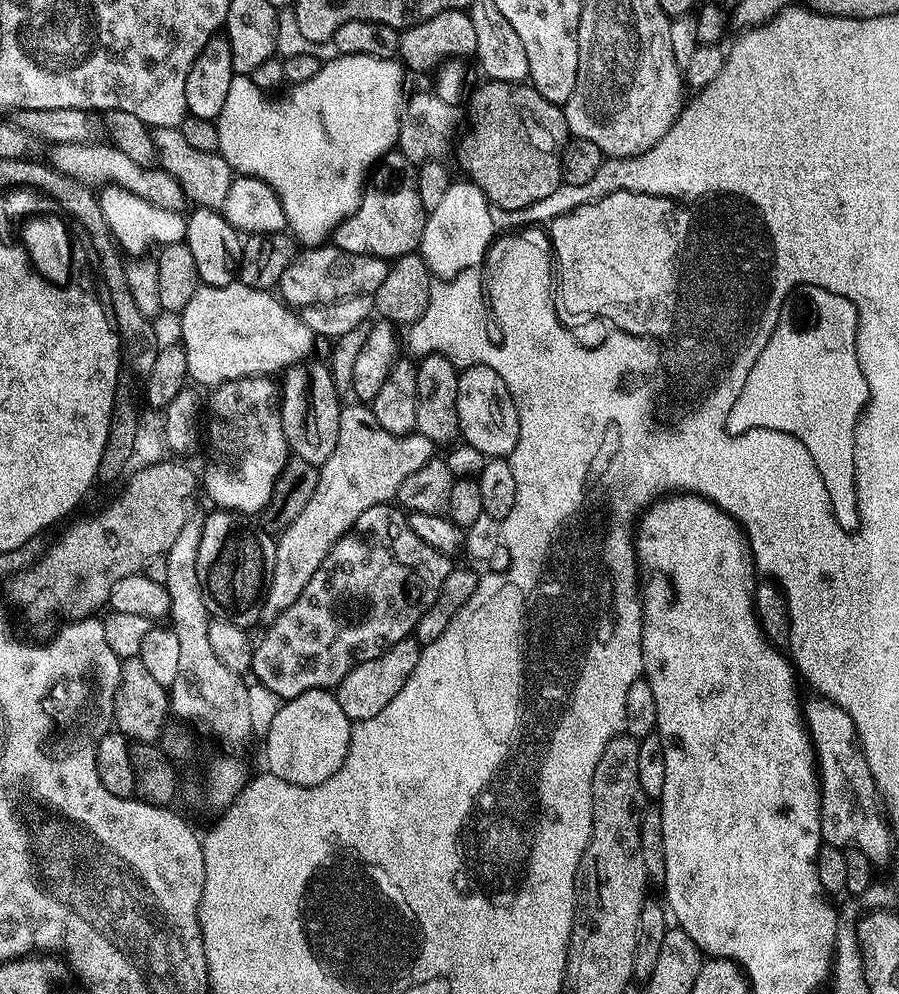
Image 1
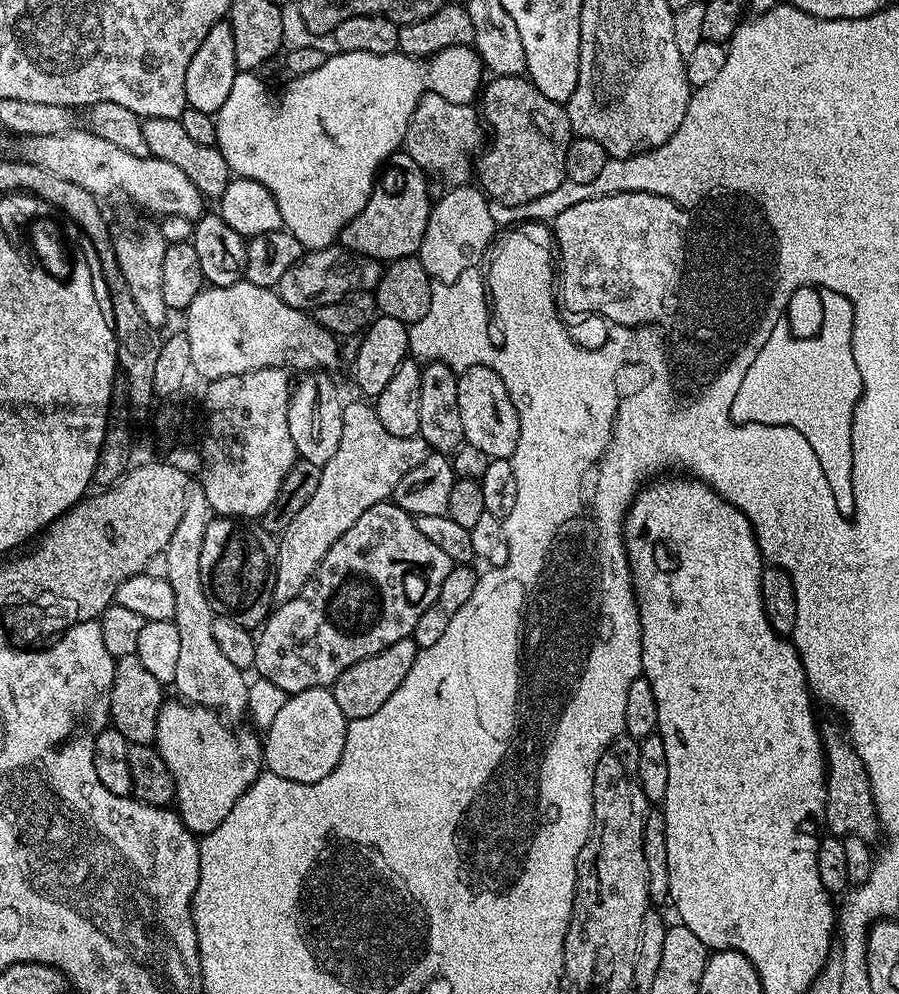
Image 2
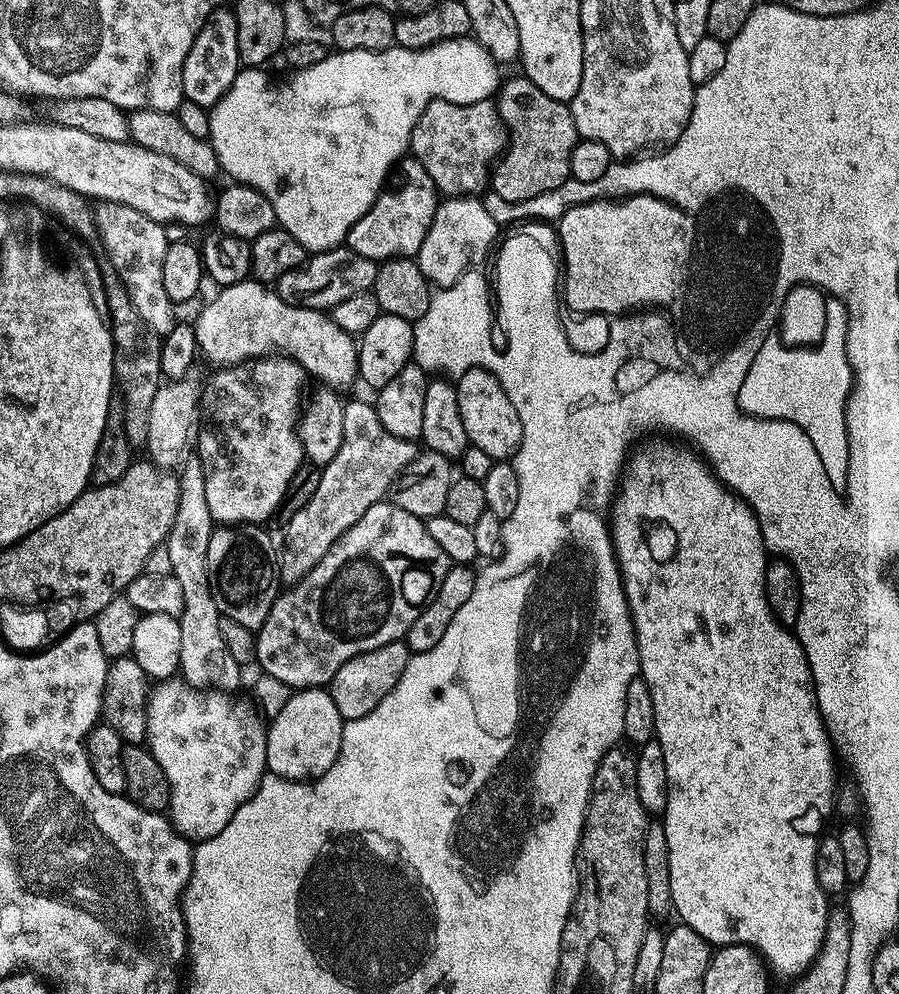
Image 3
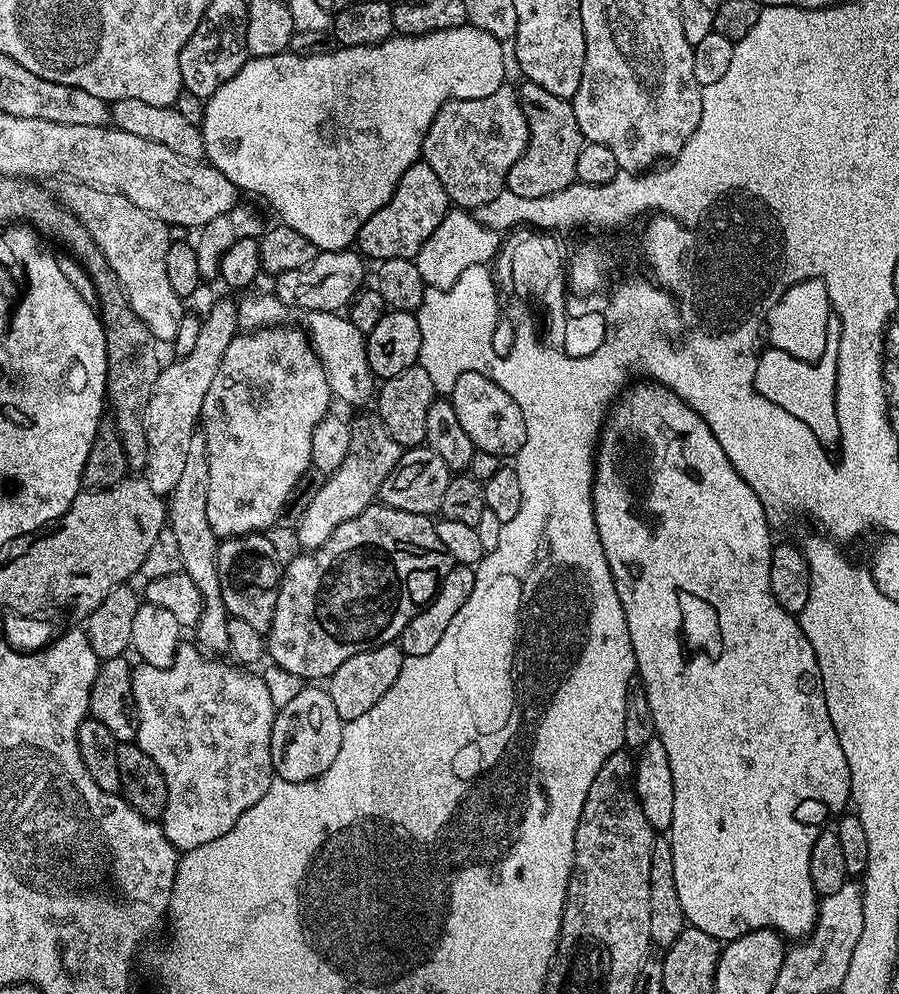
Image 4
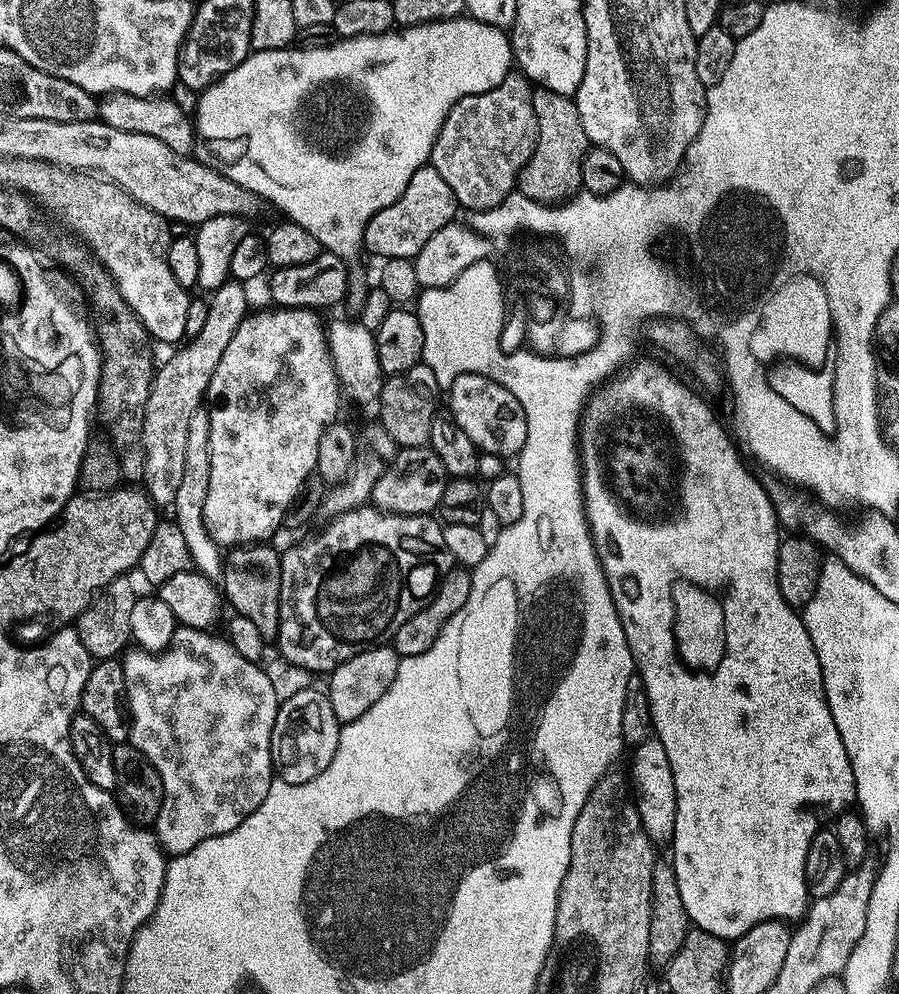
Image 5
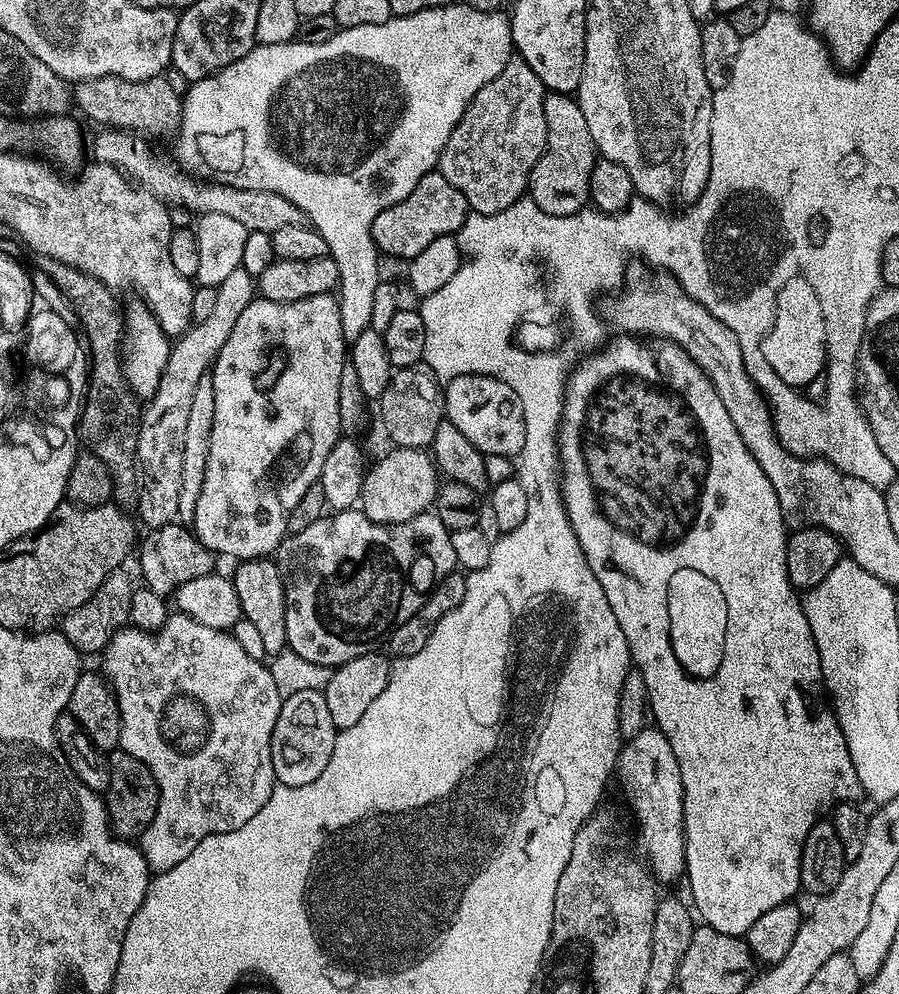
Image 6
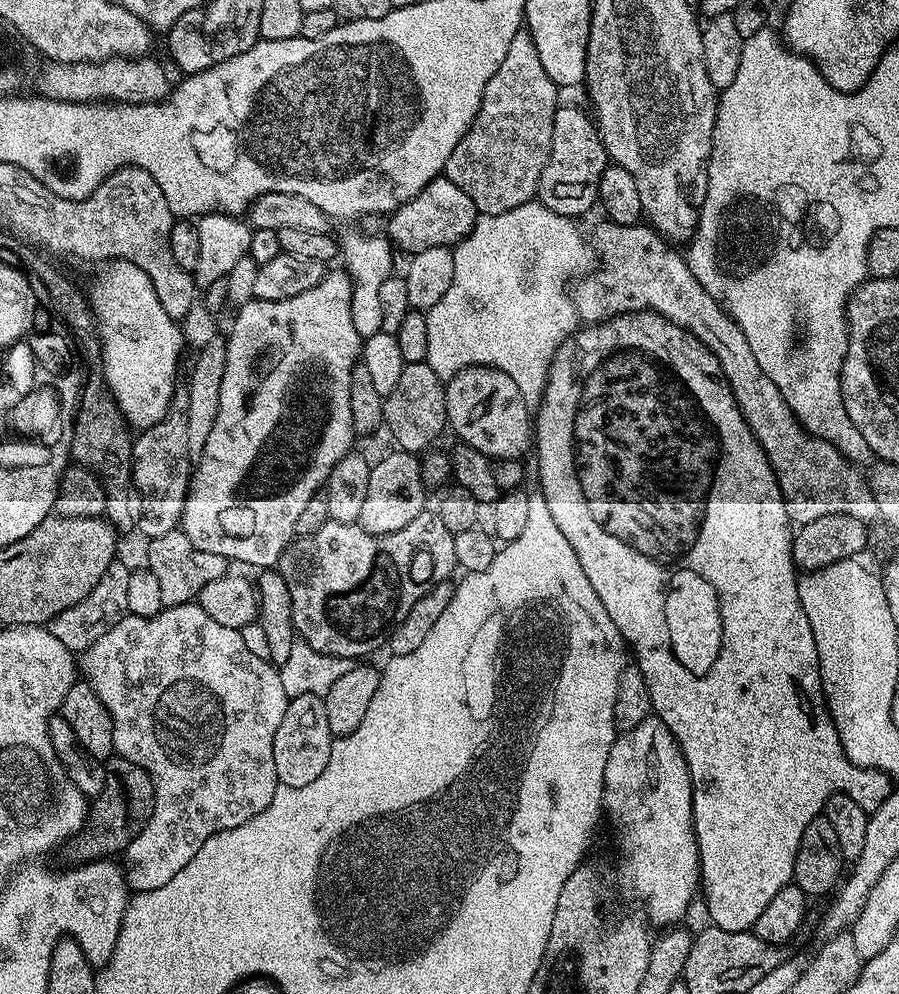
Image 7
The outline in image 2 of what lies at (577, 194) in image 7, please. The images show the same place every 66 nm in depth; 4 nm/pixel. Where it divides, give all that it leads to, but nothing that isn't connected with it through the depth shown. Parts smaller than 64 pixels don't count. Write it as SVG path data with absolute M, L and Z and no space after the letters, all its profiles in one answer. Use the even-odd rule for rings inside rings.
M523 75L497 76L491 82L482 92L482 116L487 127L496 131L496 137L479 153L478 184L489 201L522 206L564 183L566 150L574 138L572 123L561 101L546 98Z

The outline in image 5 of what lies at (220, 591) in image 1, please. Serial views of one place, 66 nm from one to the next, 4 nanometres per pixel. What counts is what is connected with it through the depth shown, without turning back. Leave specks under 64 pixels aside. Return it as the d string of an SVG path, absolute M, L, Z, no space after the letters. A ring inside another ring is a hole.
M261 542L240 546L227 553L222 564L222 596L227 603L228 600L232 603L231 611L235 615L247 618L266 642L272 642L280 625L282 570L280 552L268 547L272 546Z

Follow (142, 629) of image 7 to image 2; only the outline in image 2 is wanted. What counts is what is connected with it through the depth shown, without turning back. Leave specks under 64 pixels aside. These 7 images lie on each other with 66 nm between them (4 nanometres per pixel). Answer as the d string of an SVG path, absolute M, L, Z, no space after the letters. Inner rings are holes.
M176 700L161 703L154 747L176 780L174 804L180 820L203 838L224 821L238 798L260 777L264 750L259 735L240 732L235 736L215 711Z

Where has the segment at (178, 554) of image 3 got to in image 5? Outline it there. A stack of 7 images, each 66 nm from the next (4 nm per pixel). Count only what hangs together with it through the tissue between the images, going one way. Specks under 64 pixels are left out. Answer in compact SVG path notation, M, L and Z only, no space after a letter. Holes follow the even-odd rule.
M207 407L194 410L190 418L188 437L186 437L186 462L182 466L182 483L178 485L178 494L174 494L171 511L176 511L174 522L182 530L186 550L190 550L195 571L209 578L216 578L222 572L222 548L210 538L204 521L206 490L210 490L210 414Z

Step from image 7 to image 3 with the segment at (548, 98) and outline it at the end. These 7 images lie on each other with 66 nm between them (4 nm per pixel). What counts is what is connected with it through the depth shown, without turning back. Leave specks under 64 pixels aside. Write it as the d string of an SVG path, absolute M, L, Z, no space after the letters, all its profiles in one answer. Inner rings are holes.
M491 99L466 104L431 100L422 118L418 118L410 152L426 166L426 174L434 178L437 192L448 198L476 196L489 187L493 167L509 140L510 131L500 117L499 107Z

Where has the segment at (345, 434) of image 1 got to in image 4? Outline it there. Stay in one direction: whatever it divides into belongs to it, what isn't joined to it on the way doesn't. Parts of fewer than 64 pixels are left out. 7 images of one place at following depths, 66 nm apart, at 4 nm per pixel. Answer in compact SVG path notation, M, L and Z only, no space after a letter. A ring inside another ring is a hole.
M379 415L360 416L352 420L350 432L349 453L346 454L342 464L331 474L327 475L322 490L314 497L314 502L306 506L306 514L294 525L296 540L304 550L320 548L334 534L342 522L348 522L362 510L371 508L379 497L382 482L386 482L386 474L394 470L401 454L401 446L390 438L390 430L381 422Z

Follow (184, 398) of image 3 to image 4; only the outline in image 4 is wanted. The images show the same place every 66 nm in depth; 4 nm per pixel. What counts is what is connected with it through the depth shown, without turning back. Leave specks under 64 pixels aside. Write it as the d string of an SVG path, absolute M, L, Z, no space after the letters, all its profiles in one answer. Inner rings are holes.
M216 300L208 313L203 313L198 330L198 343L190 354L173 359L173 364L165 363L154 382L154 390L150 394L150 402L144 408L144 432L148 435L148 466L146 479L154 494L169 497L178 486L182 469L186 467L186 453L190 450L190 438L198 431L201 423L200 411L206 398L206 390L210 390L210 382L214 382L214 374L218 374L218 366L222 362L222 354L226 354L226 346L238 335L240 310L237 301Z

